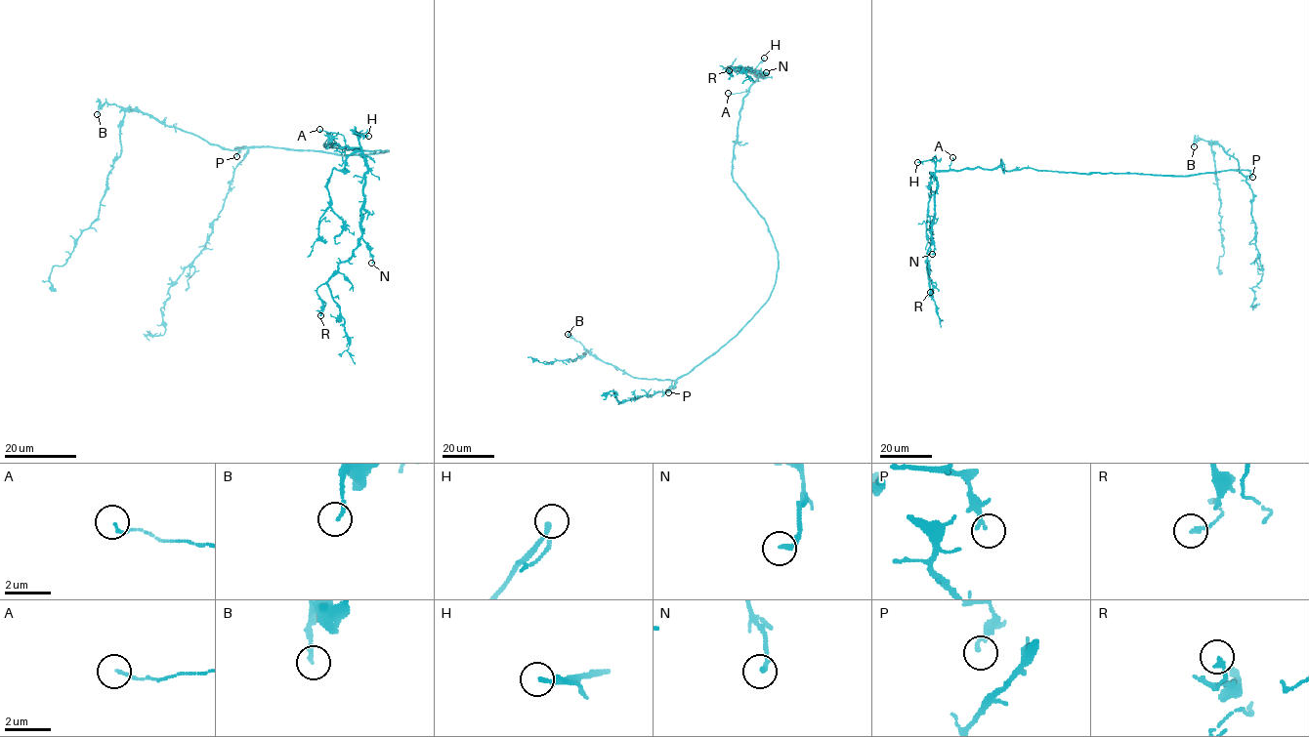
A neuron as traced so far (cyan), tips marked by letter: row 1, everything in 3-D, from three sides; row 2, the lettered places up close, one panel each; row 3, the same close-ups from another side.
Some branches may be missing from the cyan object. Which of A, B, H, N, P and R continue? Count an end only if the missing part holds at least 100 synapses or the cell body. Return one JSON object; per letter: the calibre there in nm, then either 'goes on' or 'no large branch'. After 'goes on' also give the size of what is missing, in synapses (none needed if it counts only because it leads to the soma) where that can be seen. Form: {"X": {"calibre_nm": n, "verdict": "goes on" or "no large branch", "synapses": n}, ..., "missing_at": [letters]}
{"A": {"calibre_nm": 110, "verdict": "no large branch"}, "B": {"calibre_nm": 160, "verdict": "no large branch"}, "H": {"calibre_nm": 140, "verdict": "goes on"}, "N": {"calibre_nm": 170, "verdict": "no large branch"}, "P": {"calibre_nm": 170, "verdict": "no large branch"}, "R": {"calibre_nm": 160, "verdict": "no large branch"}, "missing_at": ["H"]}

